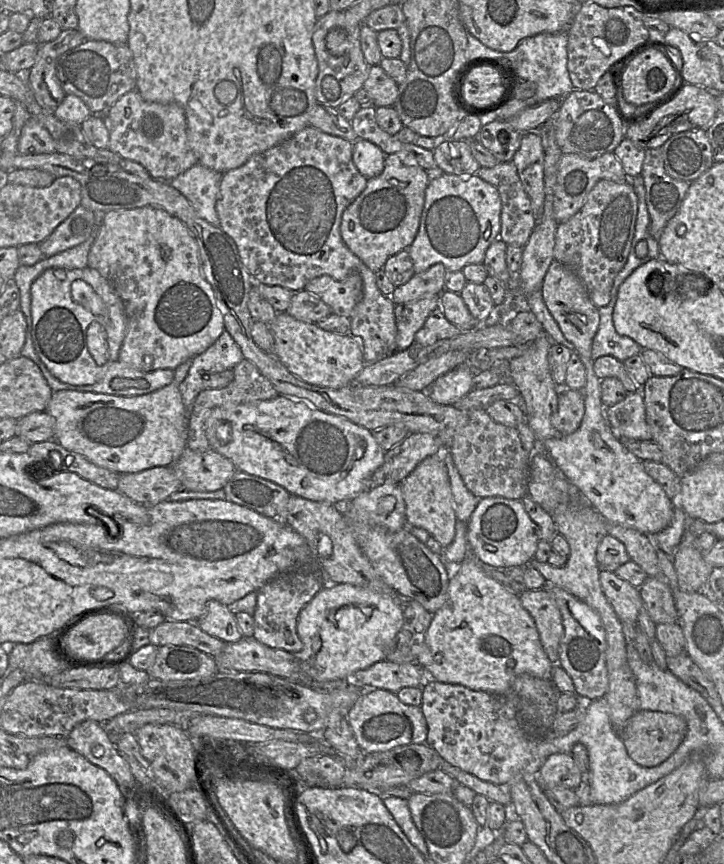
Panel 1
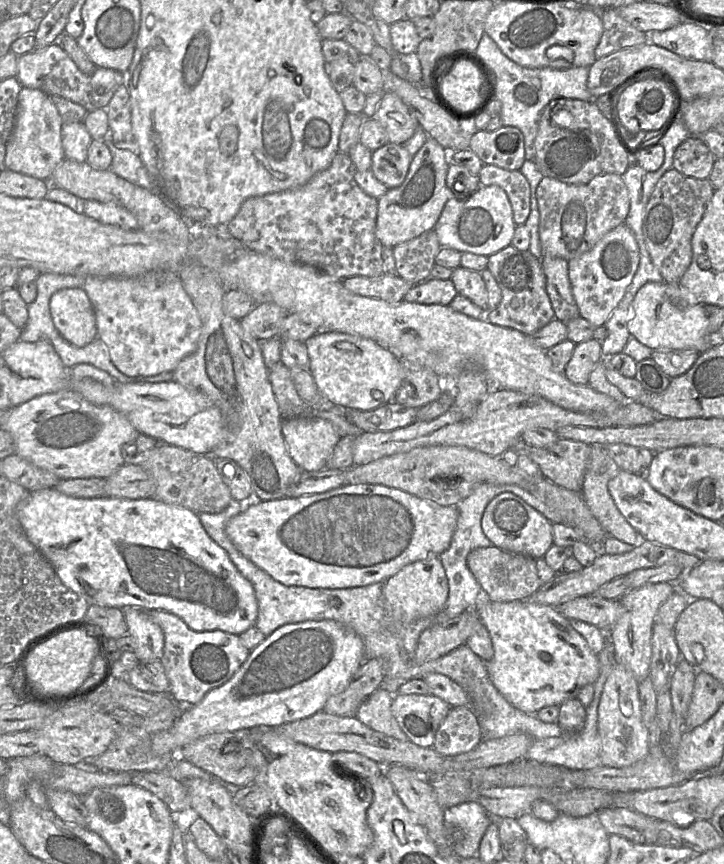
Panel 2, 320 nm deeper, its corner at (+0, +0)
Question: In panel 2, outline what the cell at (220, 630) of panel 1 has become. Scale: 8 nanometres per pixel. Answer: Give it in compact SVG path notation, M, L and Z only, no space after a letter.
M55 488L30 491L17 507L18 519L30 542L53 565L62 582L80 594L89 604L103 607L137 607L138 609L160 609L181 618L196 632L219 630L239 635L255 626L258 617L258 602L251 582L246 579L231 561L228 553L213 541L203 528L199 516L182 506L166 504L156 498L125 499L115 497L76 498L65 495Z

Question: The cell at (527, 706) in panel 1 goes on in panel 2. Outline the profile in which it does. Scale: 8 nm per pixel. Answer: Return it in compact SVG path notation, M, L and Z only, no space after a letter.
M469 706L451 707L435 734L433 748L445 756L473 750L483 741L477 714Z

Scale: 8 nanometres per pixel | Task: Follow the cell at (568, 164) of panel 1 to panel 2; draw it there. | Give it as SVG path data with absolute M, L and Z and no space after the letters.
M606 173L588 183L568 184L544 176L536 190L542 254L567 261L592 249L609 231L625 223L630 199L621 175Z

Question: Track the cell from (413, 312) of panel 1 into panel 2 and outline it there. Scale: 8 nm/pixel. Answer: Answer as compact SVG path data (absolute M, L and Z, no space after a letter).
M451 279L425 280L414 285L405 295L404 301L418 304L449 305L458 294Z

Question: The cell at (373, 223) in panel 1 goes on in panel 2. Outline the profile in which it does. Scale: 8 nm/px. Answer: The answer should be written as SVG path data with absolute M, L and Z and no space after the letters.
M428 138L412 157L403 183L378 198L375 235L384 247L393 248L434 229L445 203L453 197L446 183L449 165L449 152L436 140Z

